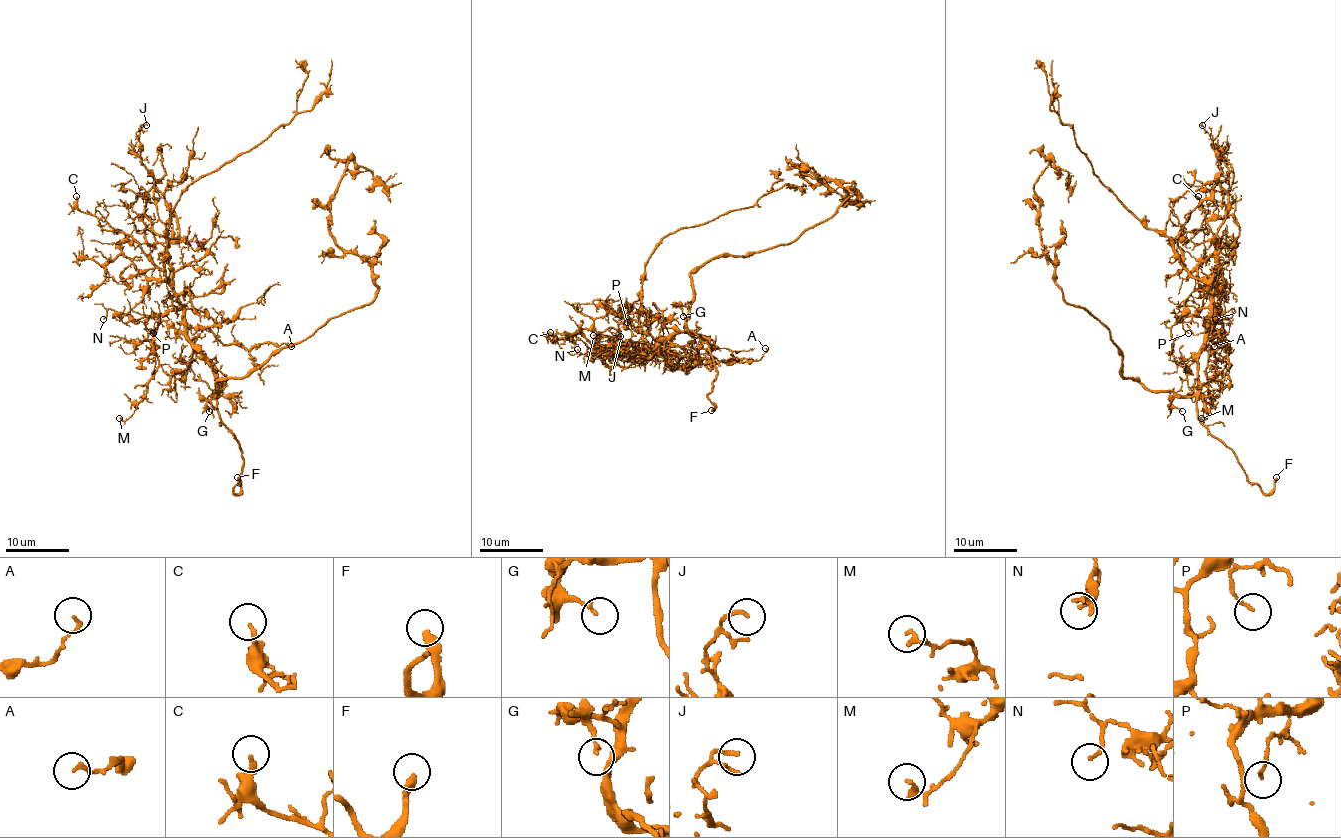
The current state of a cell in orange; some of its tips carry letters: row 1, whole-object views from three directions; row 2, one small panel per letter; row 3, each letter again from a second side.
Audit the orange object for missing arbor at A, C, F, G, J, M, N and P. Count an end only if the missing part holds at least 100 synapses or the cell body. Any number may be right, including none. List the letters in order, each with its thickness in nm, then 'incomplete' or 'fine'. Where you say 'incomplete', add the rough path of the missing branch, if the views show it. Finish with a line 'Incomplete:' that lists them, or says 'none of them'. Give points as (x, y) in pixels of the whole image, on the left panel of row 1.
A: calibre 140 nm; fine
C: calibre 160 nm; fine
F: calibre 360 nm; incomplete
G: calibre 140 nm; fine
J: calibre 140 nm; fine
M: calibre 130 nm; fine
N: calibre 120 nm; fine
P: calibre 100 nm; fine
Incomplete: F

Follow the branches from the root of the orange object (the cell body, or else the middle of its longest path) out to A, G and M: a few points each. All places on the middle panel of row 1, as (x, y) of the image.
A: (686, 319), (689, 332), (675, 332), (665, 341), (679, 357), (687, 352), (702, 364), (751, 362), (765, 348)
G: (686, 319), (686, 306), (681, 306), (683, 316)
M: (686, 319), (689, 332), (662, 336), (633, 357), (628, 354), (630, 340), (614, 343), (609, 336), (593, 335)

